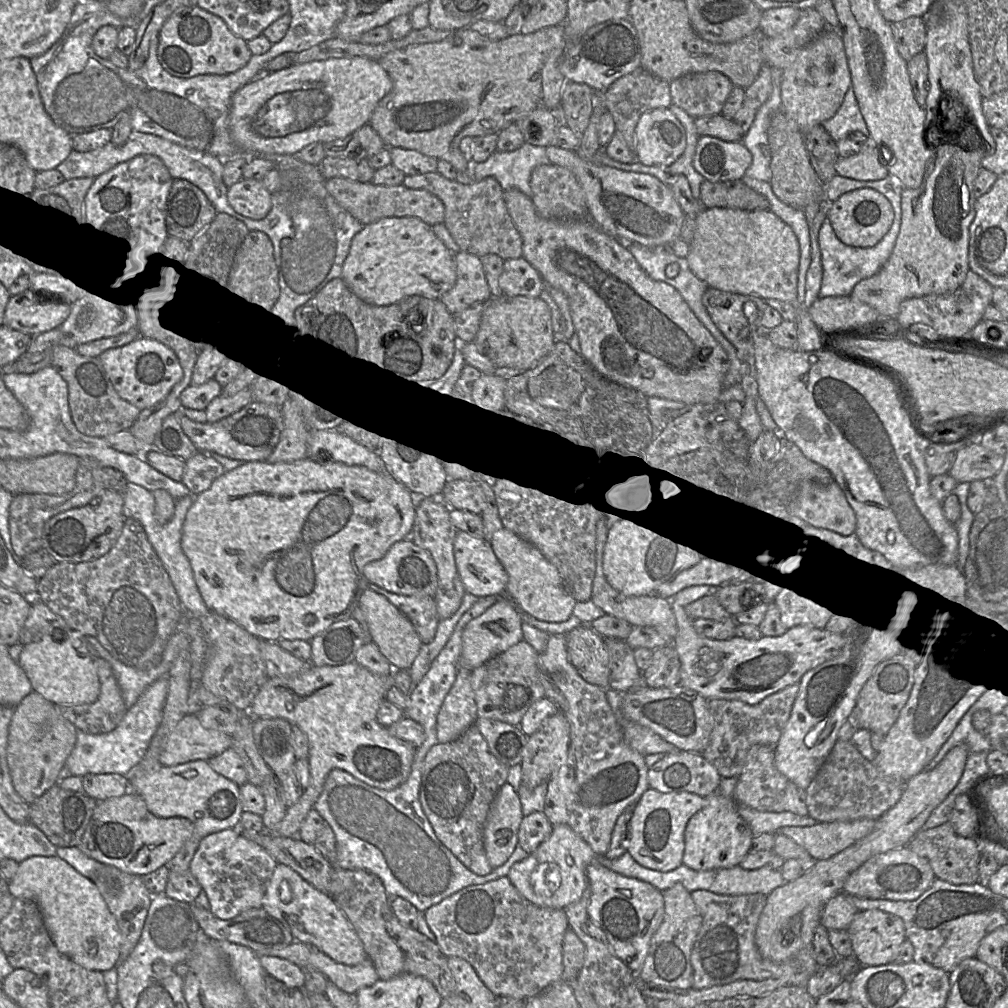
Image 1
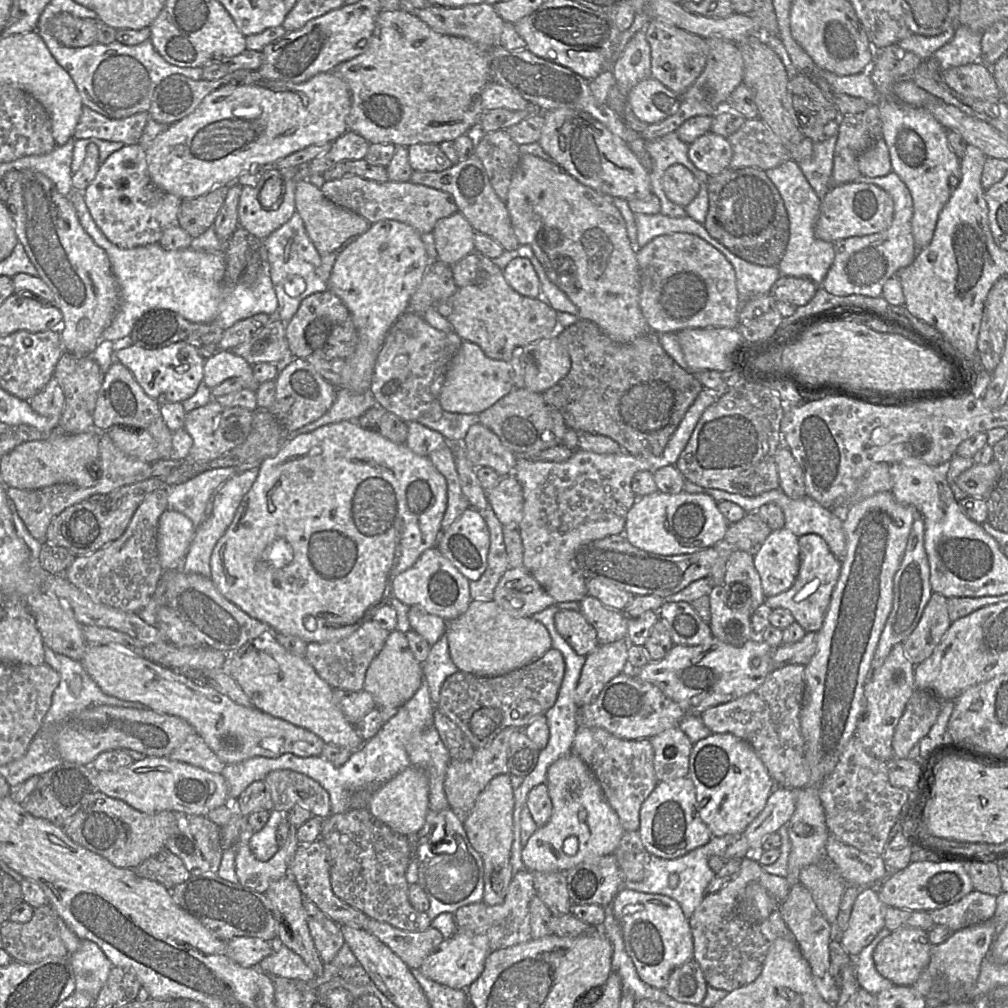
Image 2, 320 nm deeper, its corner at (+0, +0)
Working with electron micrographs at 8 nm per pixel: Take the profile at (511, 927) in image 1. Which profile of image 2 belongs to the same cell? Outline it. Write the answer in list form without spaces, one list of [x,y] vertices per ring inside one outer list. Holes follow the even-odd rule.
[[[527,869],[520,870],[513,875],[502,904],[490,906],[480,901],[460,907],[453,914],[457,931],[486,936],[491,951],[527,942],[532,939],[529,904],[536,895],[533,873]]]

